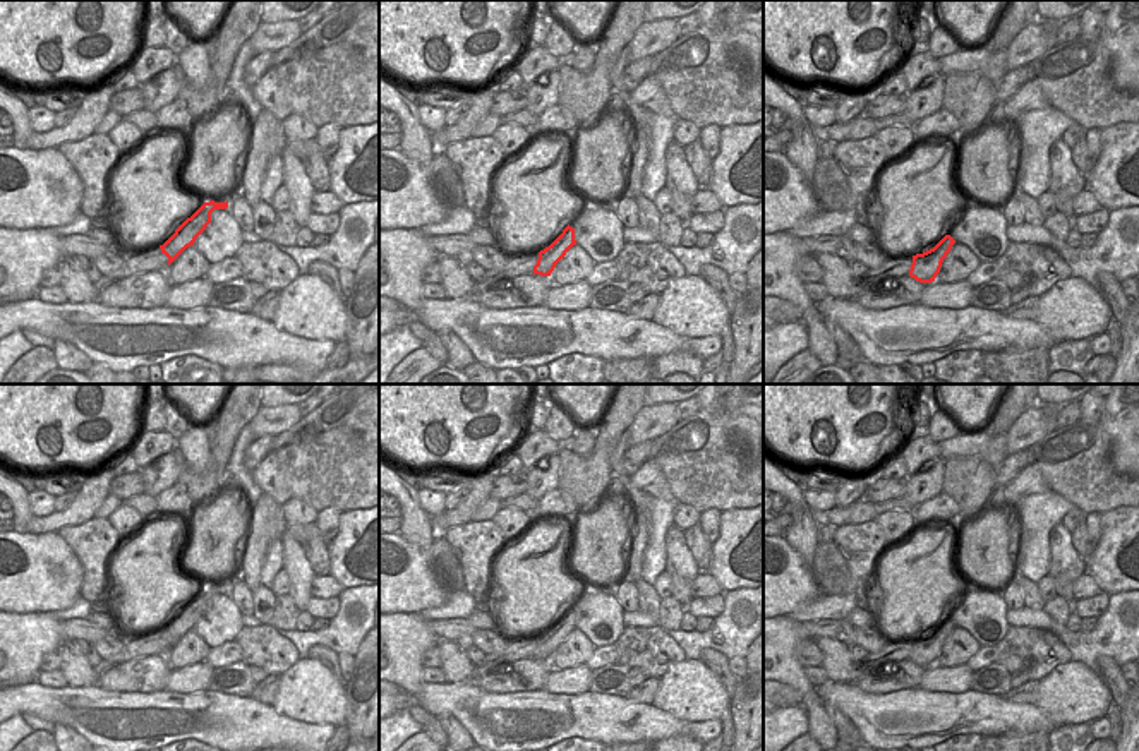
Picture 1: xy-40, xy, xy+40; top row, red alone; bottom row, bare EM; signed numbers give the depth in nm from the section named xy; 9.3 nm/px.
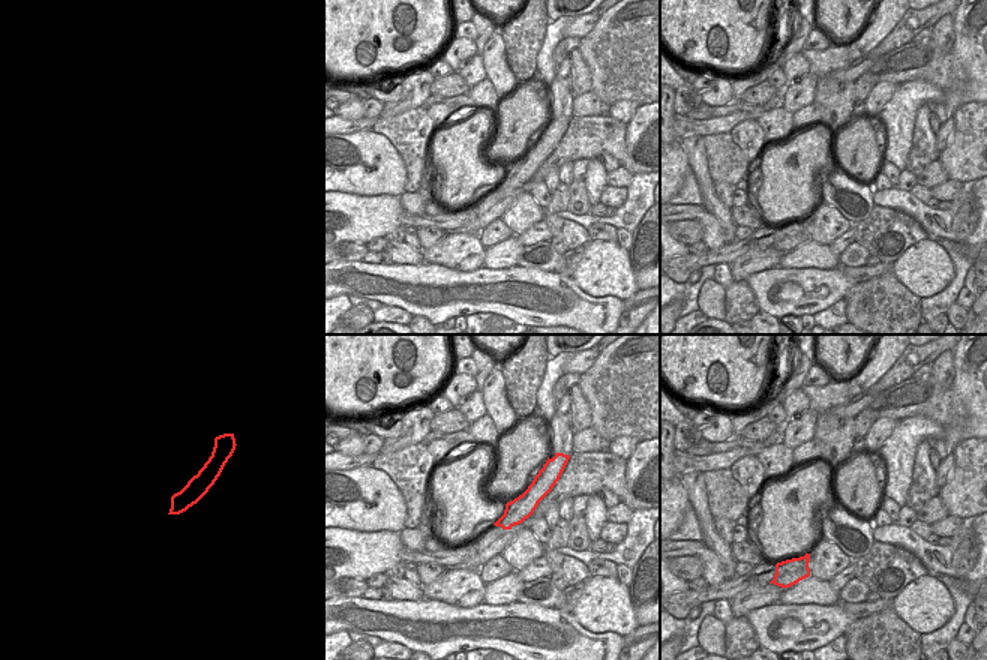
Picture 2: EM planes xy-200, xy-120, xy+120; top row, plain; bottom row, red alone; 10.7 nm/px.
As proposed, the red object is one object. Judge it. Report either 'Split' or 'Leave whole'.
Leave whole

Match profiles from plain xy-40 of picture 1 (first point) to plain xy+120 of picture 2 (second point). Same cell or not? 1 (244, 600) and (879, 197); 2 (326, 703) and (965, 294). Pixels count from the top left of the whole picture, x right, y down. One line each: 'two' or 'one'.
1: two
2: two

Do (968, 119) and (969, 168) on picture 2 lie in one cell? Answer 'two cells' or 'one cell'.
one cell

